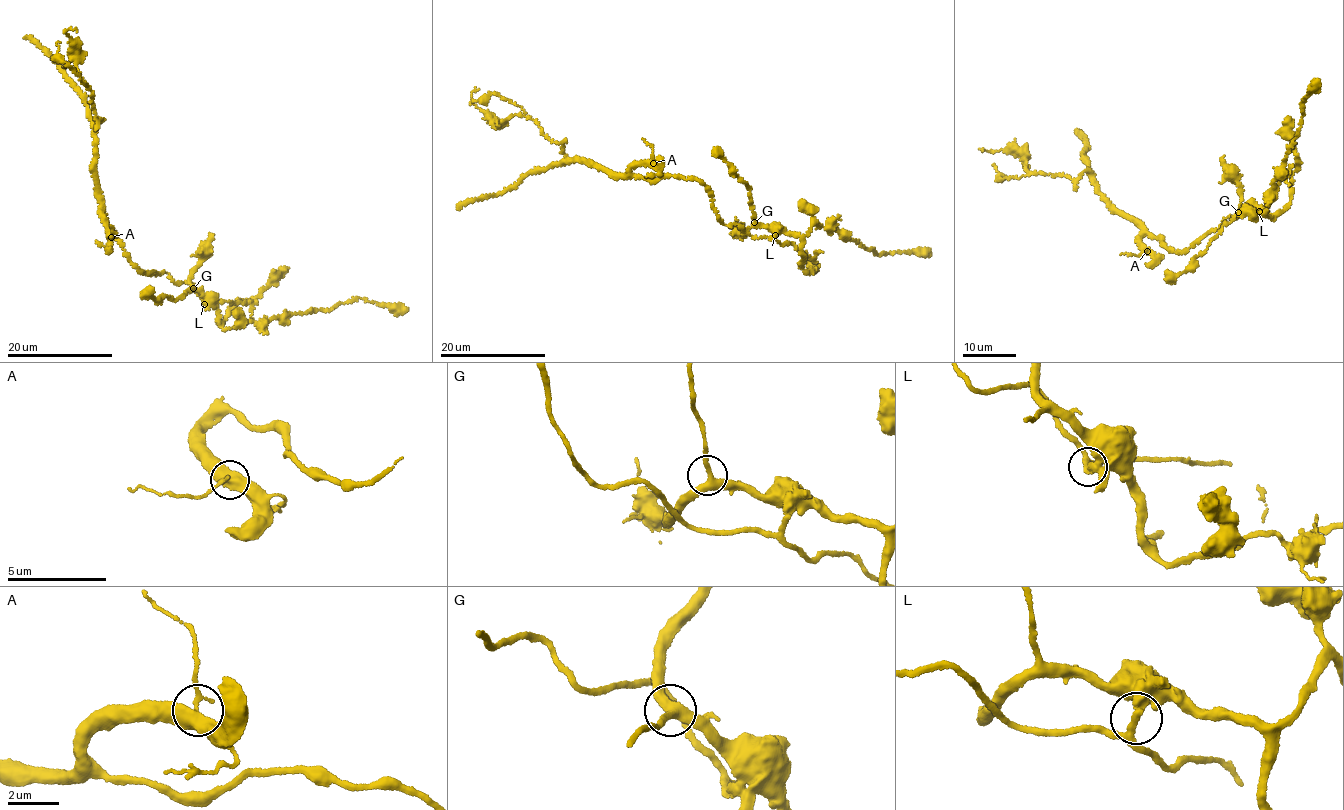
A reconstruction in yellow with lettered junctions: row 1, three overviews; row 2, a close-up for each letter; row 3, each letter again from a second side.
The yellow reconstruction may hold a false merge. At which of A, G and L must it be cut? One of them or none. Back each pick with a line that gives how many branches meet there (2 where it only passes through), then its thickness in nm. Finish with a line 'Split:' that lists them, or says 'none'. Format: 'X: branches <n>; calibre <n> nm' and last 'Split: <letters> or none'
L: branches 3; calibre 240 nm
Split: L

